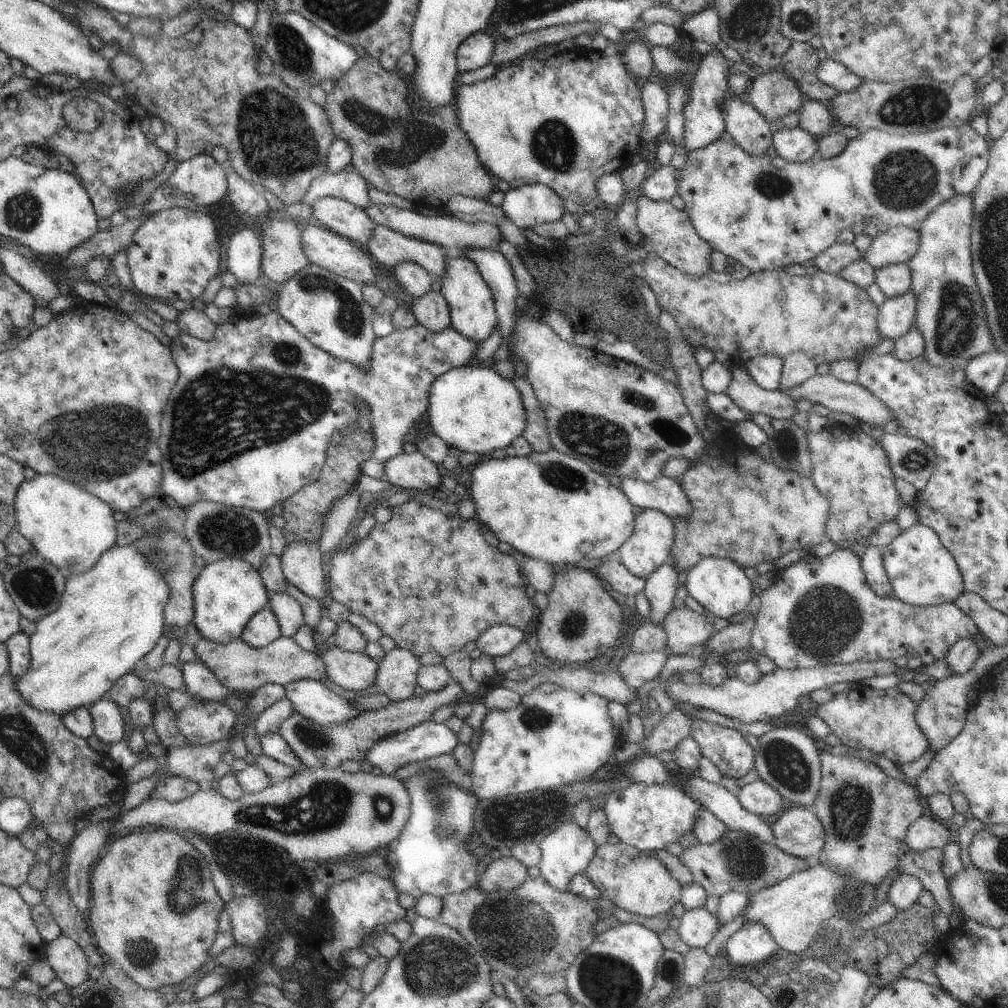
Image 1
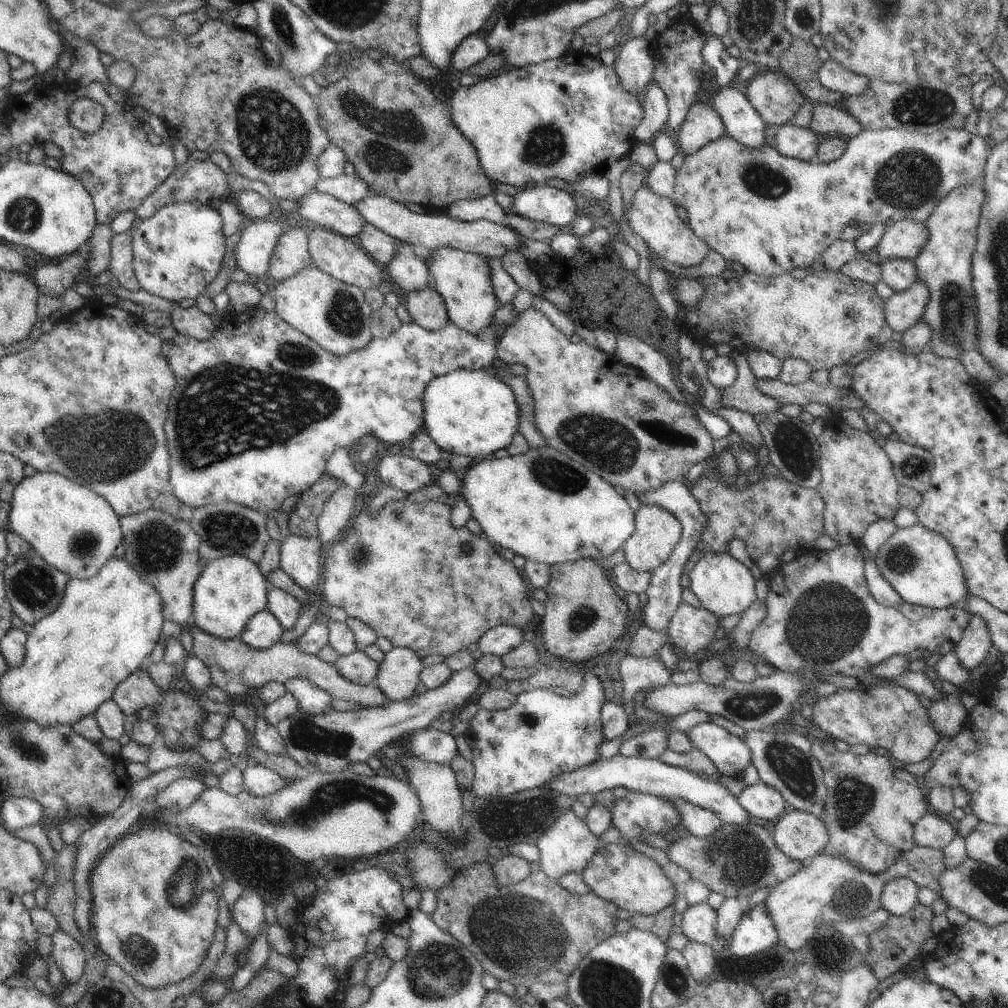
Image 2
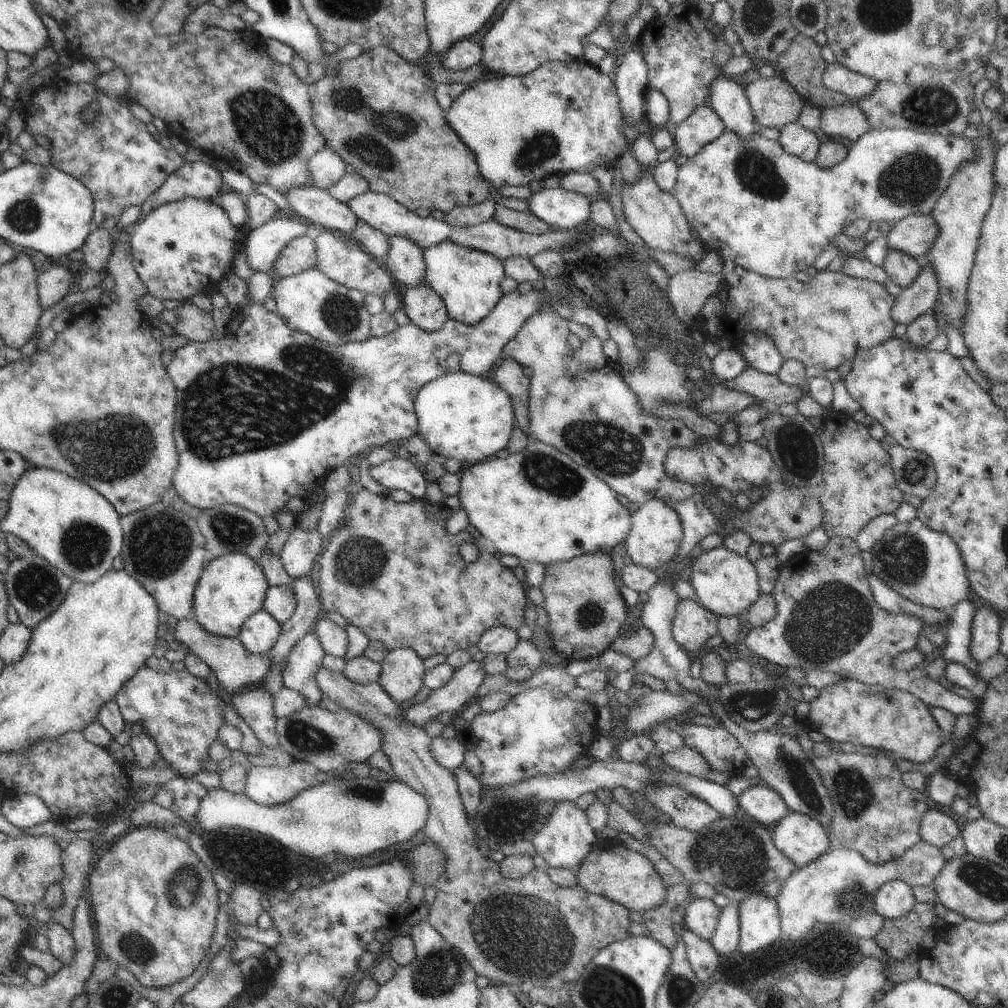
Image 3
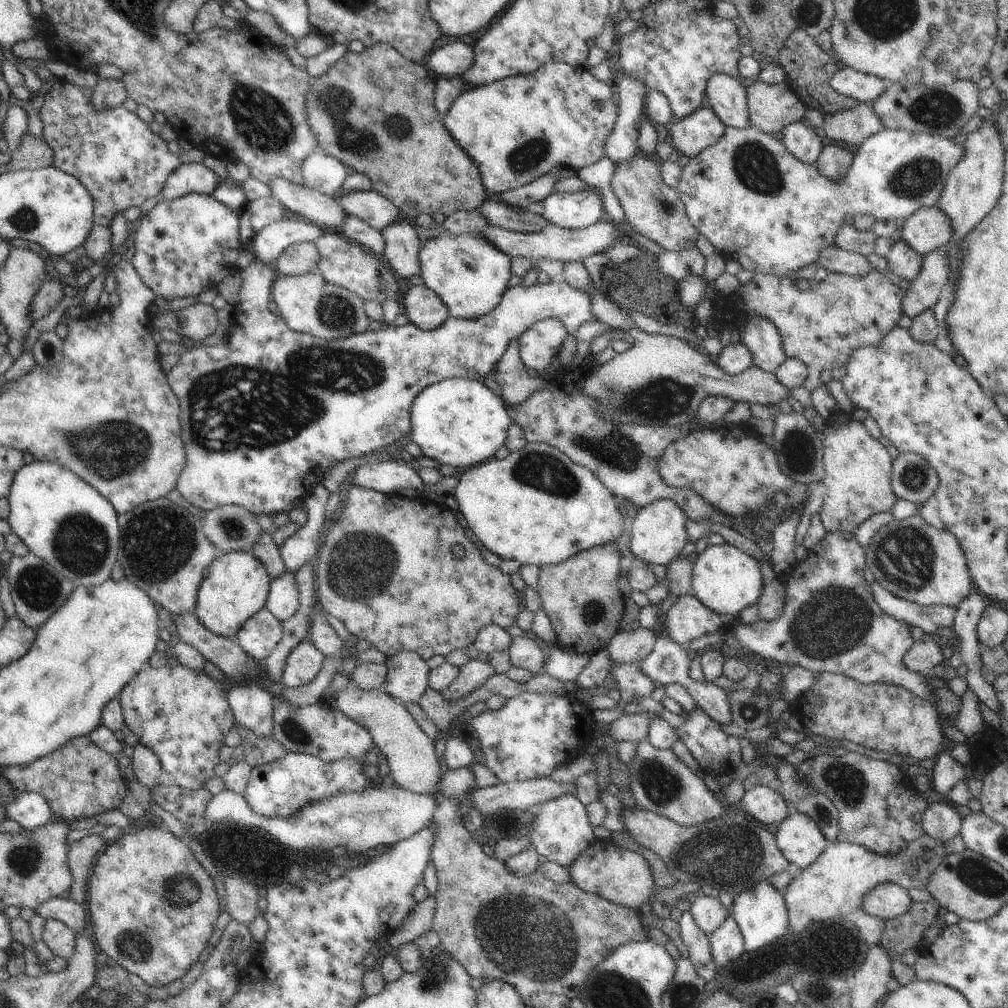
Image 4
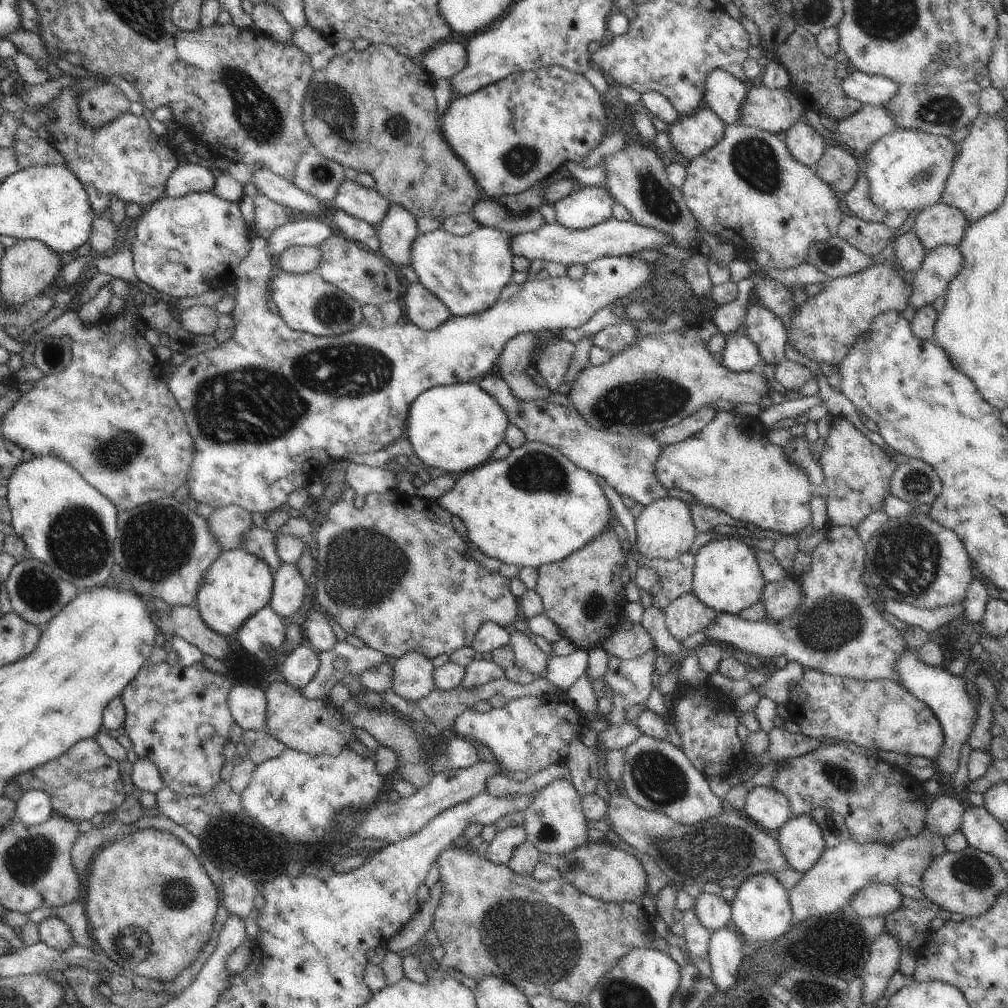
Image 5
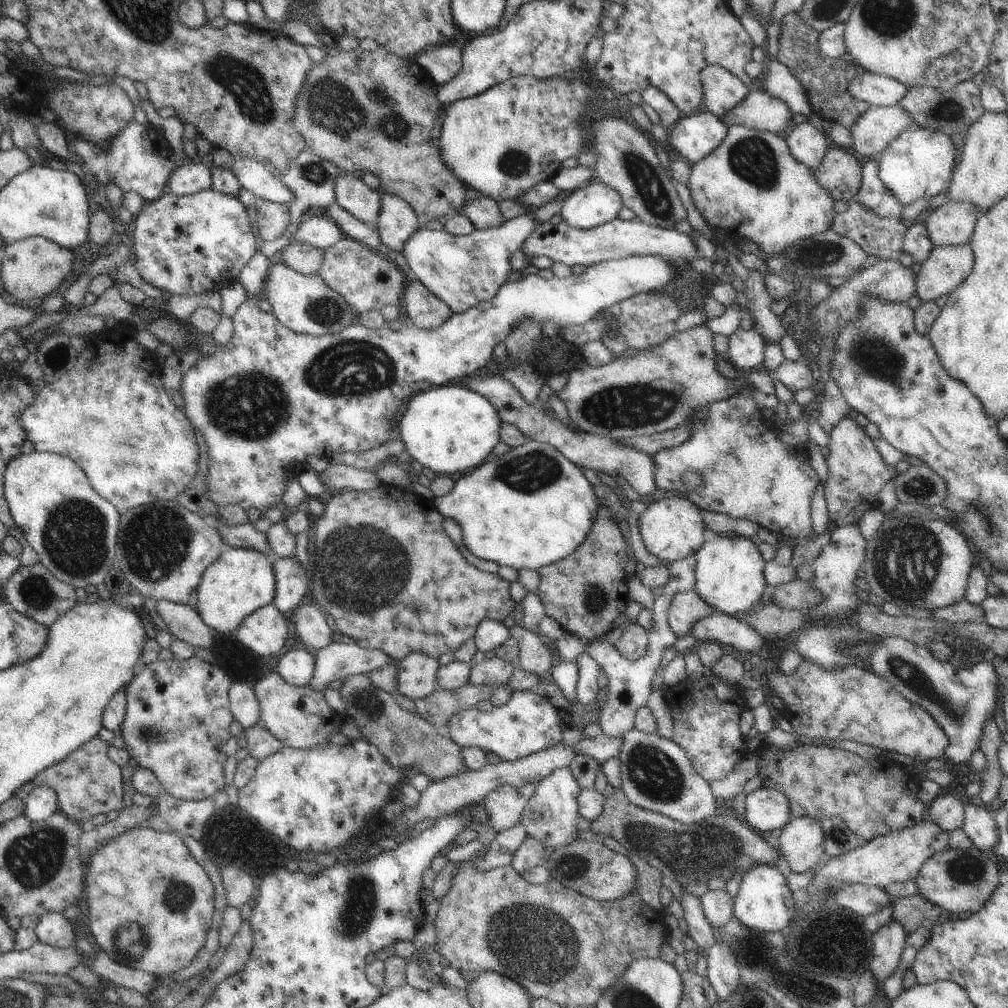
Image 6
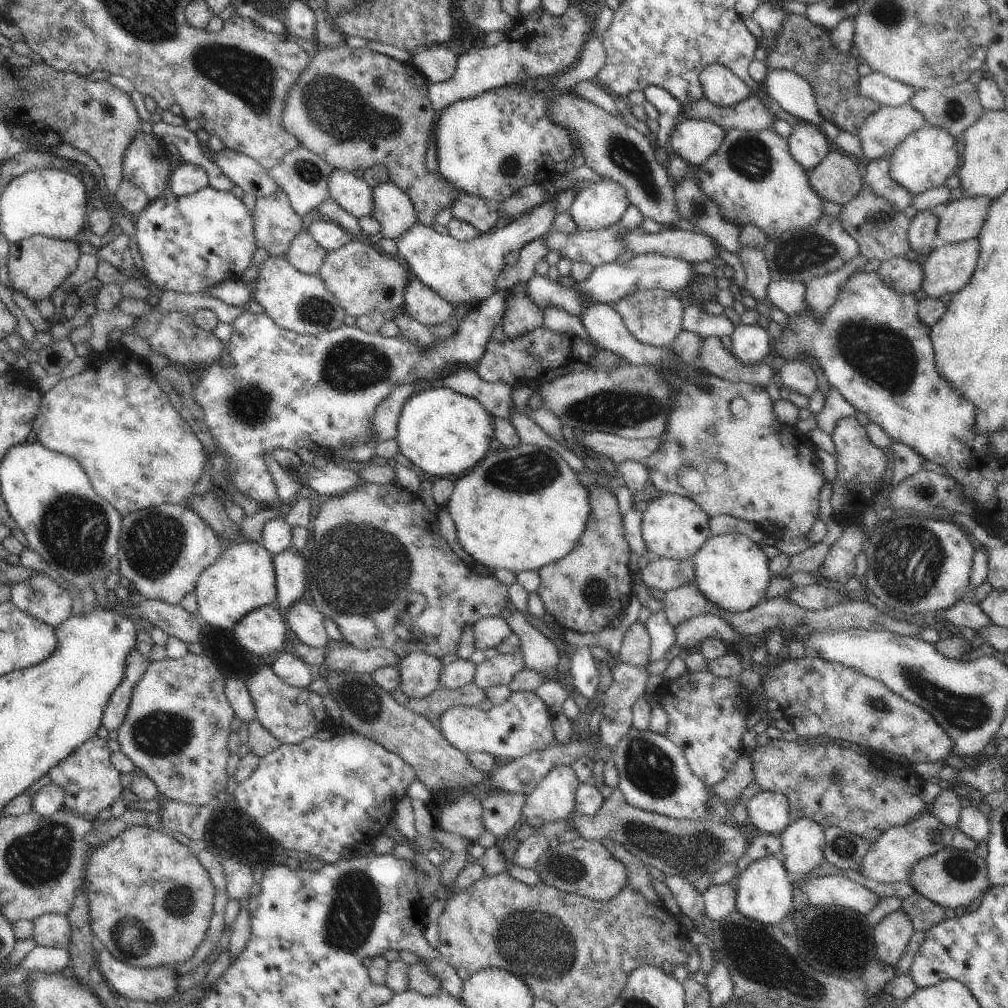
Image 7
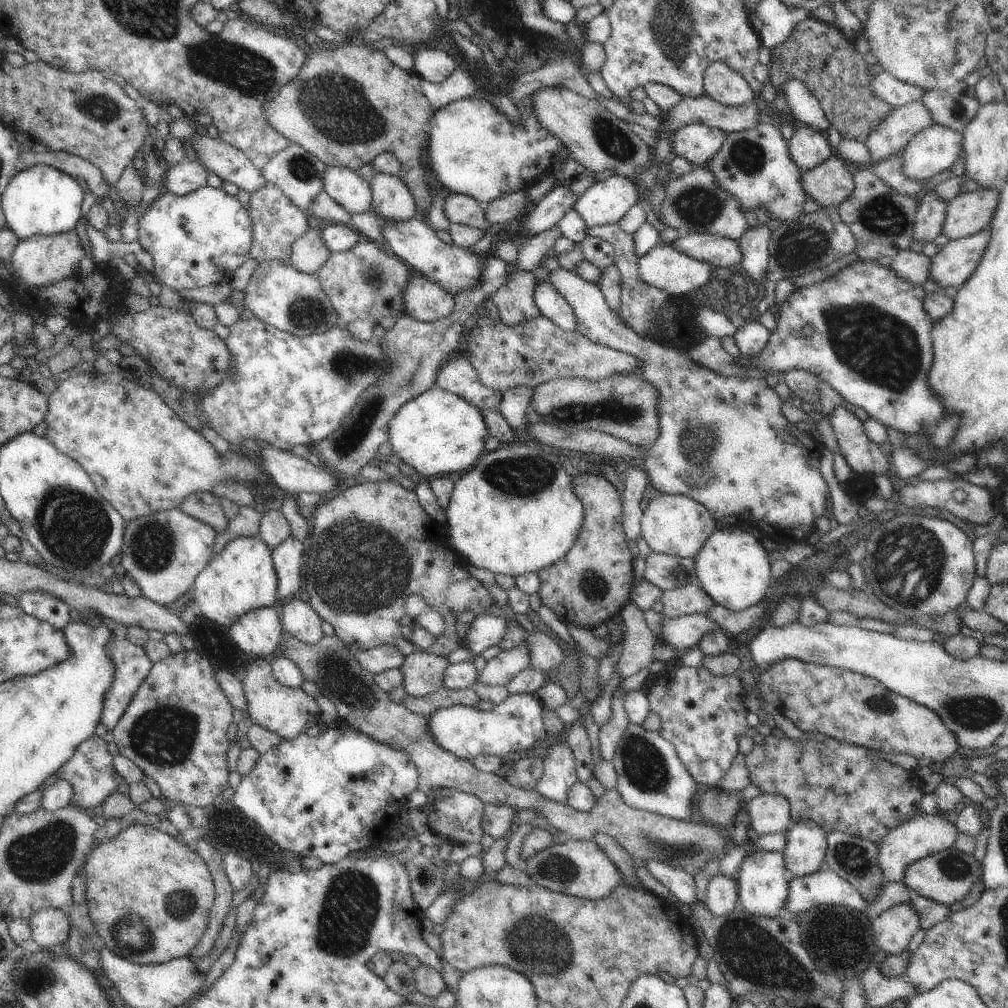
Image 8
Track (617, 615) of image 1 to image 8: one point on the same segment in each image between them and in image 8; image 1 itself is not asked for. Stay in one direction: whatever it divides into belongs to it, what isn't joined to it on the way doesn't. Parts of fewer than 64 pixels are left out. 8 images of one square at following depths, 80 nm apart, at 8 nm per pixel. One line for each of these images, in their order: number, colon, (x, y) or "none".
2: (583, 615)
3: (585, 609)
4: (581, 596)
5: (582, 594)
6: (586, 593)
7: (589, 587)
8: (590, 584)

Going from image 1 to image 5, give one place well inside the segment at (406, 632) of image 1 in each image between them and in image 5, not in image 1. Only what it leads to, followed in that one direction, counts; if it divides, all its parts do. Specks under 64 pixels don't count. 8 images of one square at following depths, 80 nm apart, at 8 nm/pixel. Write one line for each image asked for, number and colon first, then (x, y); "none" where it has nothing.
2: (402, 572)
3: (392, 570)
4: (400, 572)
5: (390, 568)

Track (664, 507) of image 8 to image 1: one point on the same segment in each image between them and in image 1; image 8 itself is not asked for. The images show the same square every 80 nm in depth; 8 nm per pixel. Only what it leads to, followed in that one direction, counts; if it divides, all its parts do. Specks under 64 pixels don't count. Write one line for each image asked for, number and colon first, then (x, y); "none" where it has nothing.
1: (650, 545)
2: (657, 532)
3: (656, 533)
4: (658, 531)
5: (665, 530)
6: (672, 528)
7: (674, 526)

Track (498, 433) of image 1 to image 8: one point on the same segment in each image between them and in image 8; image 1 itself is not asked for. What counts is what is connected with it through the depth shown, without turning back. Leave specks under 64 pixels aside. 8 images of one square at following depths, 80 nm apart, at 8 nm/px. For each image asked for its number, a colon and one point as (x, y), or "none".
2: (471, 413)
3: (462, 416)
4: (460, 422)
5: (456, 428)
6: (448, 428)
7: (442, 432)
8: (437, 433)

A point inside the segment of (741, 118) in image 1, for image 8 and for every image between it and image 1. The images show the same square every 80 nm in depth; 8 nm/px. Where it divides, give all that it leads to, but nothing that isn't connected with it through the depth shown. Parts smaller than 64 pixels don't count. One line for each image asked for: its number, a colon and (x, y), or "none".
2: (742, 121)
3: (728, 97)
4: (727, 95)
5: (724, 94)
6: (722, 91)
7: (722, 87)
8: (720, 82)

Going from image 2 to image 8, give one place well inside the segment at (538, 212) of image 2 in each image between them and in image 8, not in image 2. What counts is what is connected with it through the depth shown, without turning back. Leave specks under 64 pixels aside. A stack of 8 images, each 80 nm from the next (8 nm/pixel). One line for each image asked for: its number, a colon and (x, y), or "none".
3: (562, 209)
4: (578, 210)
5: (584, 207)
6: (597, 203)
7: (598, 205)
8: (605, 202)

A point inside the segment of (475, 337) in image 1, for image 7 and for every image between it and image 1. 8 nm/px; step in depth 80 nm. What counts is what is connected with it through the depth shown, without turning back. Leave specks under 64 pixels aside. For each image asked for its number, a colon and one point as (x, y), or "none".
2: (463, 279)
3: (469, 280)
4: (469, 274)
5: (467, 272)
6: (462, 271)
7: (460, 271)

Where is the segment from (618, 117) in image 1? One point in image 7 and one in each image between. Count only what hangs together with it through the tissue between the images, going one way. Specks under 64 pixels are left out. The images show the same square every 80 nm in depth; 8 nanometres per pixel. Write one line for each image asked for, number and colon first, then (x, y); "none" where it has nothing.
2: (567, 118)
3: (565, 117)
4: (515, 130)
5: (512, 134)
6: (501, 142)
7: (490, 146)

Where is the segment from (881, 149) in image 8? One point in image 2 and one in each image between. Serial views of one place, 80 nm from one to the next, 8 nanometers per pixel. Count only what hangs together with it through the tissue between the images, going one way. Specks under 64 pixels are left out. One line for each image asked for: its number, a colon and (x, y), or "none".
2: (827, 119)
3: (848, 122)
4: (854, 126)
5: (872, 122)
6: (878, 126)
7: (881, 133)

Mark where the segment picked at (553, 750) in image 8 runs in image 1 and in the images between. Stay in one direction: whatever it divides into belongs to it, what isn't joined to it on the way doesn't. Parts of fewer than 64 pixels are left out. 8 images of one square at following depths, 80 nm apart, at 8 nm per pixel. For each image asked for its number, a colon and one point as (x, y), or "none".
1: (567, 851)
2: (567, 846)
3: (566, 839)
4: (561, 831)
5: (554, 821)
6: (550, 815)
7: (553, 799)

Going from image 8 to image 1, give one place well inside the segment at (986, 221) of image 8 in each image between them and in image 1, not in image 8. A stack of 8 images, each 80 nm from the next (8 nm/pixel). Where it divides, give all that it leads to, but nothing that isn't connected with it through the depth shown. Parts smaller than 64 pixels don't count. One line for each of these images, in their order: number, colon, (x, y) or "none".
1: (898, 244)
2: (905, 239)
3: (915, 234)
4: (928, 229)
5: (940, 224)
6: (952, 223)
7: (963, 219)

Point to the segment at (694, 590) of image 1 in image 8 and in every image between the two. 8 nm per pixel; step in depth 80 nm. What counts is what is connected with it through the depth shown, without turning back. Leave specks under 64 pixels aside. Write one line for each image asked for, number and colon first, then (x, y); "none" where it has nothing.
2: (724, 585)
3: (725, 582)
4: (726, 579)
5: (727, 577)
6: (729, 571)
7: (731, 570)
8: (733, 567)

